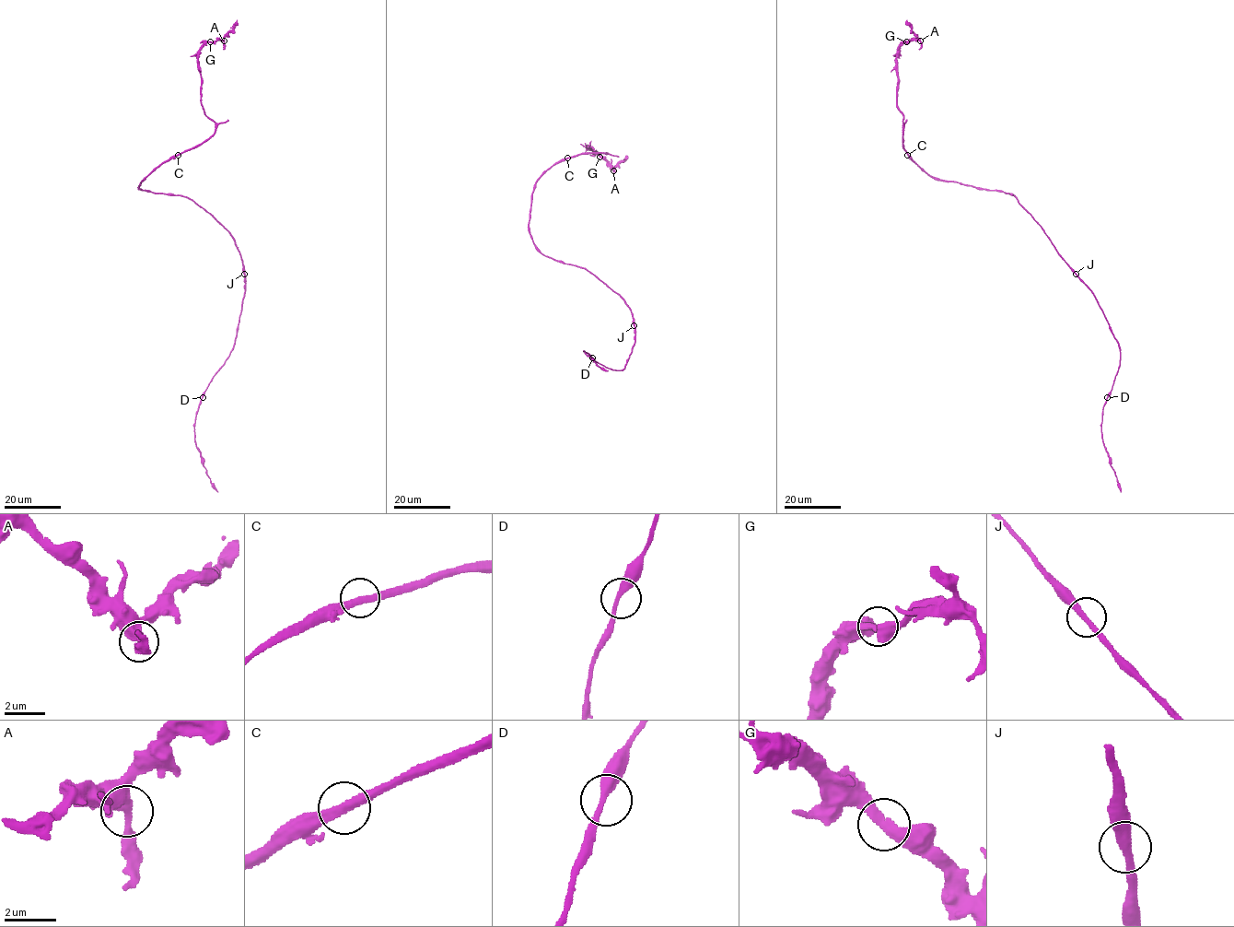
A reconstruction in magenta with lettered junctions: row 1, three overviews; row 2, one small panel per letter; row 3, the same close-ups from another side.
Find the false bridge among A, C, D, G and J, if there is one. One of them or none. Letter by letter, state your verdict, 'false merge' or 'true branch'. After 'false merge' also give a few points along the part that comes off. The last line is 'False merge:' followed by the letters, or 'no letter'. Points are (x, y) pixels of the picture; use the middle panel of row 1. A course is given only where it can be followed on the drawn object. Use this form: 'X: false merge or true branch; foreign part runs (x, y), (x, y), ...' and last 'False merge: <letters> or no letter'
A: true branch
C: true branch
D: true branch
G: true branch
J: true branch
False merge: no letter

